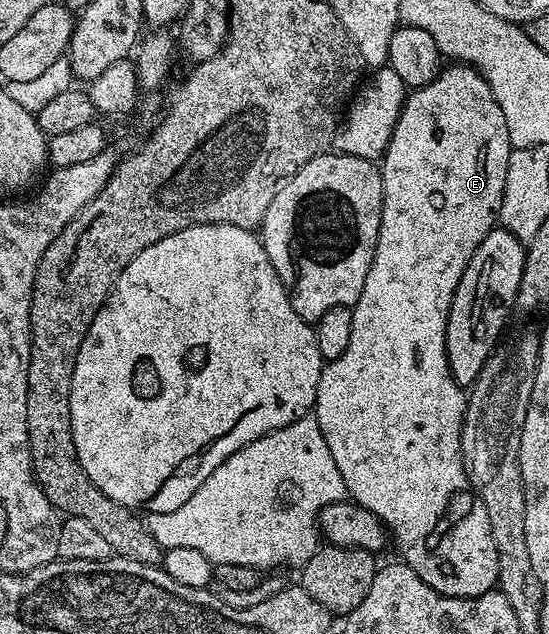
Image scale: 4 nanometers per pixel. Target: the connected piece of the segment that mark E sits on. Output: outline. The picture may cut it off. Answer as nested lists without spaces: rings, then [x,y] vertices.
[[[447,64],[434,81],[407,92],[406,101],[392,131],[392,139],[380,158],[384,187],[380,235],[368,279],[364,279],[364,291],[360,291],[360,299],[352,307],[352,340],[348,342],[348,351],[344,351],[340,359],[323,364],[312,410],[313,416],[317,417],[320,423],[320,431],[324,431],[324,443],[328,443],[332,459],[336,459],[336,467],[344,479],[349,500],[363,505],[377,515],[386,526],[392,545],[402,552],[401,560],[410,565],[412,571],[416,571],[416,575],[420,575],[420,579],[428,583],[428,587],[449,597],[479,597],[491,592],[498,584],[498,552],[492,539],[492,523],[488,523],[488,511],[484,511],[484,503],[471,487],[466,465],[462,461],[462,421],[466,417],[467,394],[463,386],[458,385],[450,374],[446,354],[446,328],[448,311],[452,307],[452,295],[456,295],[462,273],[468,267],[472,255],[476,255],[476,247],[484,243],[484,235],[496,228],[511,148],[508,123],[504,123],[504,111],[500,111],[500,103],[496,103],[492,87],[488,87],[488,83],[474,66]]]

